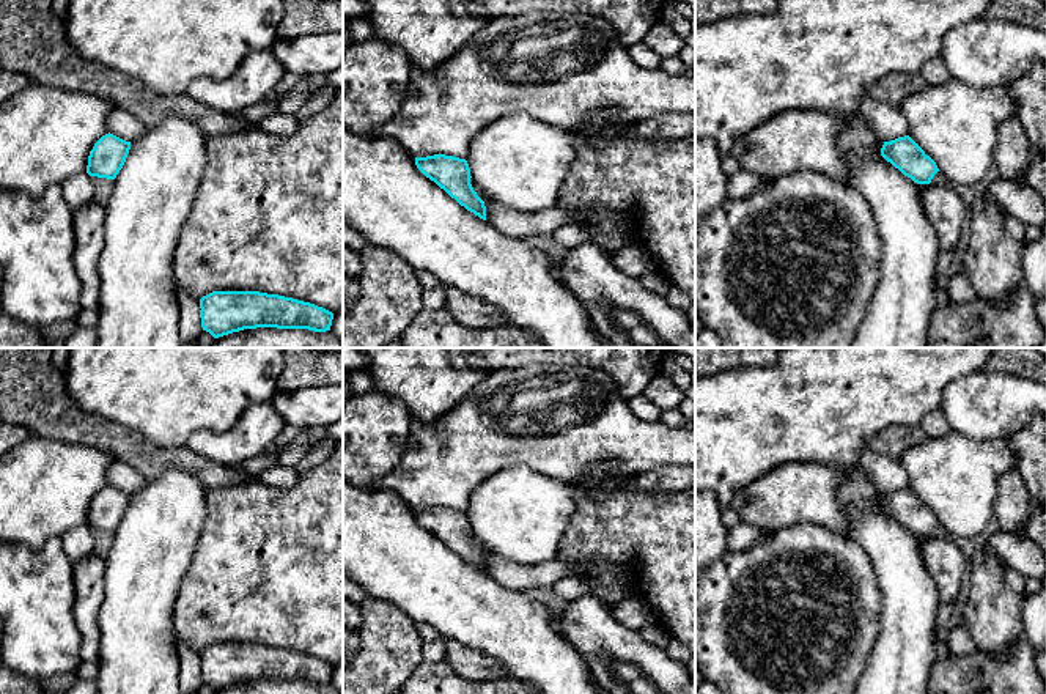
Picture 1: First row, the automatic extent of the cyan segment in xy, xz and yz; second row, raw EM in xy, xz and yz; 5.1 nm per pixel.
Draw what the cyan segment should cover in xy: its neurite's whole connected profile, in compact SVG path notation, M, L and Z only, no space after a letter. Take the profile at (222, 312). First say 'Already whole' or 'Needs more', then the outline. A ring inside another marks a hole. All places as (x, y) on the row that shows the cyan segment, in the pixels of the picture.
Already whole. M212 291L200 299L203 330L214 338L256 327L330 330L333 313L310 302L260 291Z

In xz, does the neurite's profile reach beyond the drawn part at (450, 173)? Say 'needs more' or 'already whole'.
already whole

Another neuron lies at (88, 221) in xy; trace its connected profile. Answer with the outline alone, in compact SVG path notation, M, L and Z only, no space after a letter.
M96 201L72 211L74 255L72 261L82 283L82 308L99 308L99 257L105 245L105 206Z

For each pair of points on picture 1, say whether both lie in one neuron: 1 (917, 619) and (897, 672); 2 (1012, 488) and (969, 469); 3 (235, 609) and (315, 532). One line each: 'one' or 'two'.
1: one
2: two
3: one

